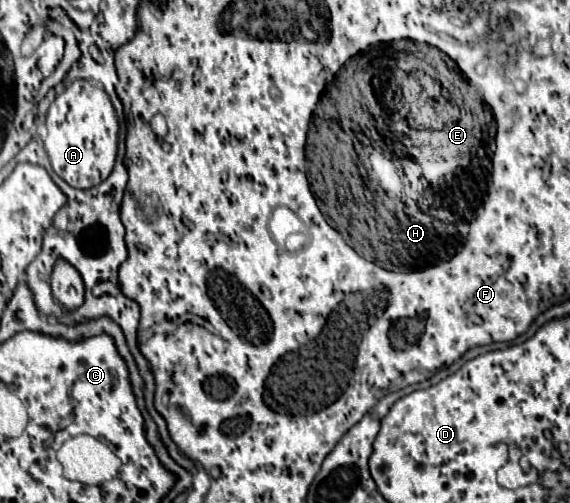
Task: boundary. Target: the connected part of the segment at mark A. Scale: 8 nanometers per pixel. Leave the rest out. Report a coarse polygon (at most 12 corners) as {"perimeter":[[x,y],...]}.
{"perimeter":[[77,79],[51,103],[45,149],[75,189],[109,177],[119,121]]}

